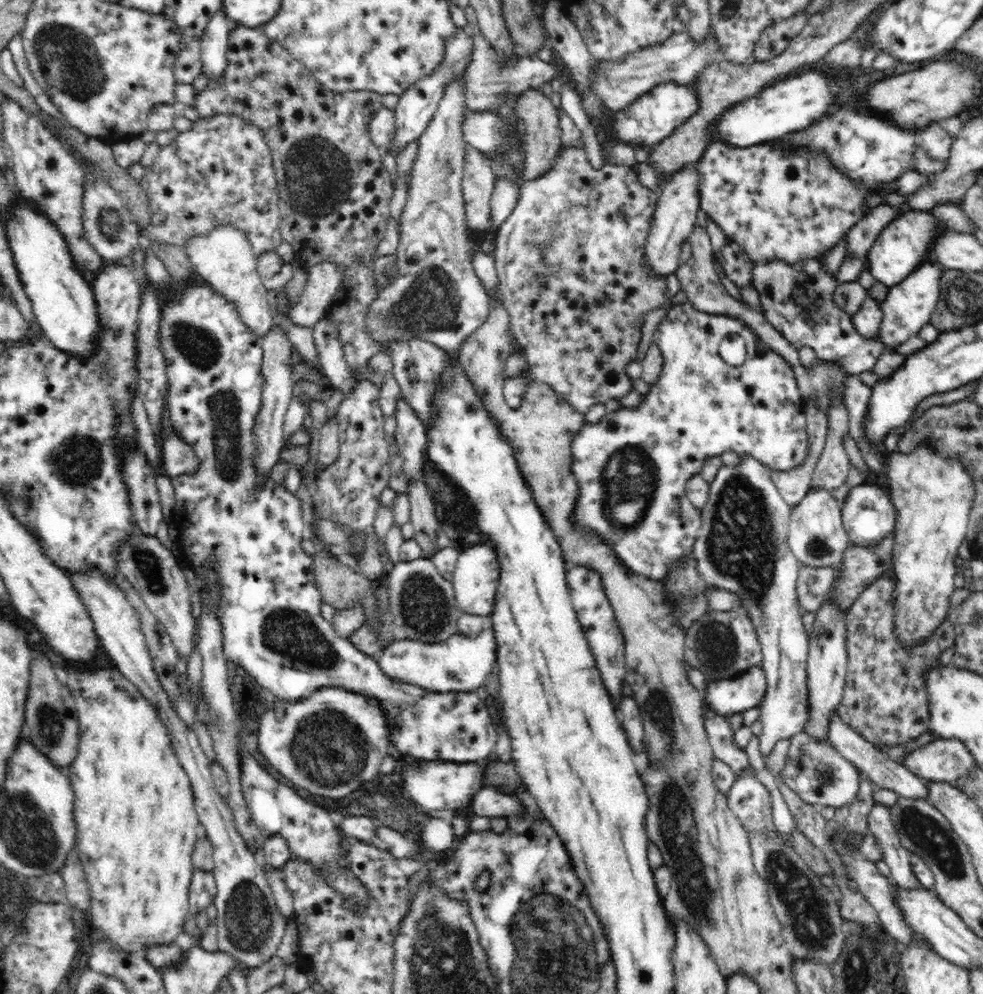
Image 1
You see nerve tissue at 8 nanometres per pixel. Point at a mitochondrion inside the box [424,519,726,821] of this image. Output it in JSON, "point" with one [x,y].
{"point":[685,599]}

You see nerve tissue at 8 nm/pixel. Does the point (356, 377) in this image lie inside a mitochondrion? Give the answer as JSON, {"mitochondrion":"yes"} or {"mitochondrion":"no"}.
{"mitochondrion":"no"}

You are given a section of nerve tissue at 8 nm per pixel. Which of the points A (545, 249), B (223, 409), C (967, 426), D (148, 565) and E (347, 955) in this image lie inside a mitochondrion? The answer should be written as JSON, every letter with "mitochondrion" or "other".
{"A":"mitochondrion","B":"mitochondrion","C":"other","D":"mitochondrion","E":"other"}

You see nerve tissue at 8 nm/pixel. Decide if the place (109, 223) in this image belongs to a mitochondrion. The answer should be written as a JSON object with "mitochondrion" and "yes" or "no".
{"mitochondrion":"yes"}

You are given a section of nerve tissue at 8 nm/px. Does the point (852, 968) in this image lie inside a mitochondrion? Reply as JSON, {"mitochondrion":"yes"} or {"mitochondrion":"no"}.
{"mitochondrion":"yes"}

